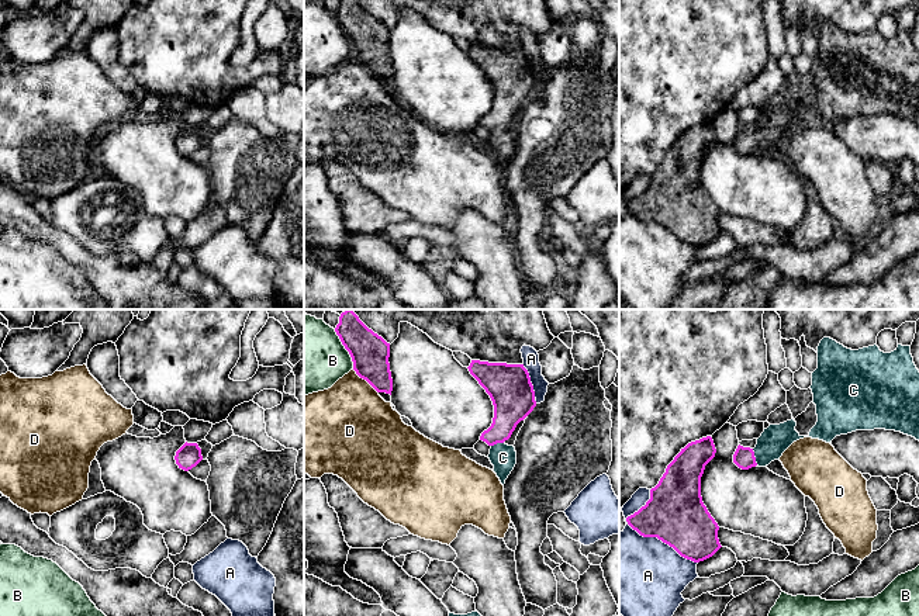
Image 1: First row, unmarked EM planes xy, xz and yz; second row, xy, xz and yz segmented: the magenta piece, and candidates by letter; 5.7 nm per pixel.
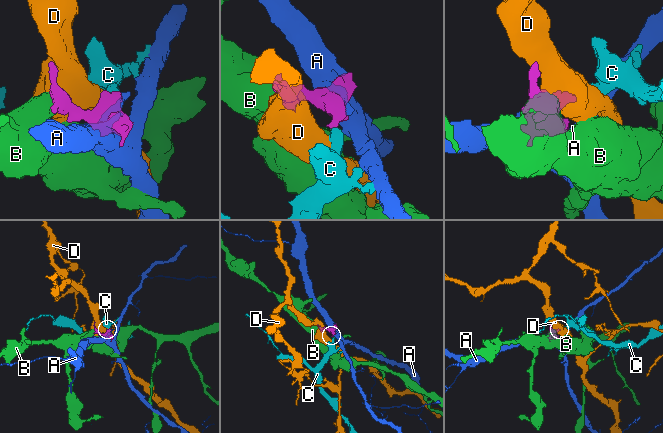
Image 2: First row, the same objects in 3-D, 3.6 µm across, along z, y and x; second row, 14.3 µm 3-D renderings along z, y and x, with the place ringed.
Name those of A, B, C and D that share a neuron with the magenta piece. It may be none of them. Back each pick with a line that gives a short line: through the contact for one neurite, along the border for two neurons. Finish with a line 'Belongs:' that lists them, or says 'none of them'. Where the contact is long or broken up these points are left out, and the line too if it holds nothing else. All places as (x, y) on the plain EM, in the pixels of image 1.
C: yz (743, 142), (755, 142), (776, 124)
Belongs: C

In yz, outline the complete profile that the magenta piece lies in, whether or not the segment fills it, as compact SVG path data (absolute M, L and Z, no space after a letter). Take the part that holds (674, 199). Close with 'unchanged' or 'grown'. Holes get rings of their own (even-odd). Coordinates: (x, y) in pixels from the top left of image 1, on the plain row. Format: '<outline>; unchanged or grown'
M711 121L688 128L667 150L650 184L626 203L643 222L657 222L694 248L712 242L722 231L719 211L701 181L701 162L715 142Z; unchanged

